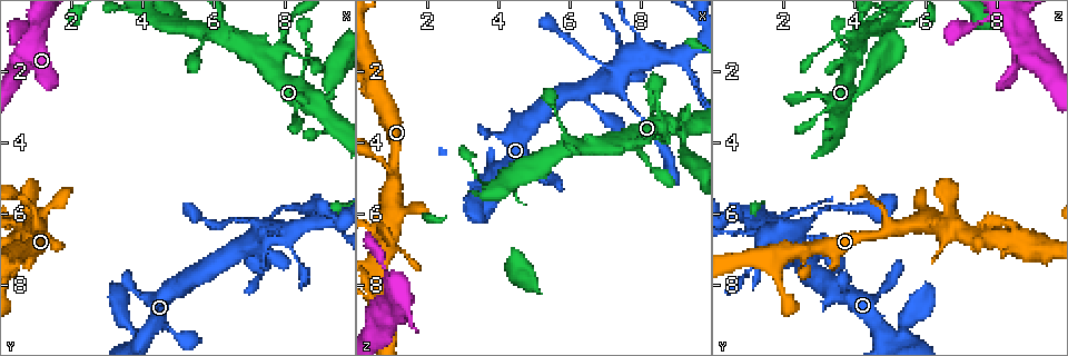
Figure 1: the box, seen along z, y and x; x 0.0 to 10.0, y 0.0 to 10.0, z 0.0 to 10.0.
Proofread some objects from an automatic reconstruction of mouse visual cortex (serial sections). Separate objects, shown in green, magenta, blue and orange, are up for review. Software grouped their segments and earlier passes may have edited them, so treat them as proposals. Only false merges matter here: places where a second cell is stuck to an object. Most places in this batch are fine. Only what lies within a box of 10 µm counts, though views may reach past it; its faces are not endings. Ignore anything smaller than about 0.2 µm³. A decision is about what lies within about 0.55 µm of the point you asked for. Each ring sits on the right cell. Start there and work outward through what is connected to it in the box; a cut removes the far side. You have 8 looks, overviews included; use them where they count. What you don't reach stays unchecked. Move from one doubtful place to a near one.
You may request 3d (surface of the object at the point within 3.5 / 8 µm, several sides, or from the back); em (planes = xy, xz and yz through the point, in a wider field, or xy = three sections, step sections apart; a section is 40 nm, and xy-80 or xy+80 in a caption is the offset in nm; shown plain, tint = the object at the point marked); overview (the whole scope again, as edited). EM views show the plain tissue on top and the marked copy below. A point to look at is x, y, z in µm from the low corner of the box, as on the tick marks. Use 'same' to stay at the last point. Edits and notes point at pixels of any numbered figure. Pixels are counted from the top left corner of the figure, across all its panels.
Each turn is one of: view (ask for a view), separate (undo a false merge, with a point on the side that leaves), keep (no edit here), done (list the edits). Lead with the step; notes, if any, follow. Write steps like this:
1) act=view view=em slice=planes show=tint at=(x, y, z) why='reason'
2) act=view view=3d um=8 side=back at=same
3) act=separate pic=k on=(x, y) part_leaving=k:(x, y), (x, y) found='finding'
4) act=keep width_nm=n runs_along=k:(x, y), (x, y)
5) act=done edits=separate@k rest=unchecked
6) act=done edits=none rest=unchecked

act=view view=3d um=3.5 side=back at=(1.05, 0.70, 8.35) why='four or more arms meet'

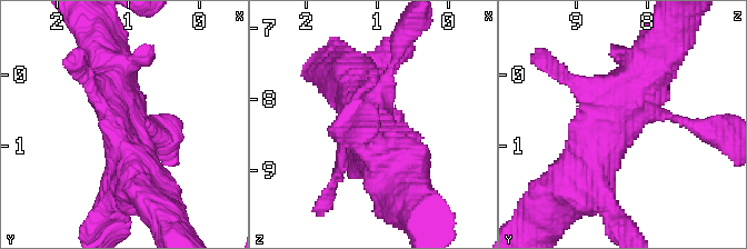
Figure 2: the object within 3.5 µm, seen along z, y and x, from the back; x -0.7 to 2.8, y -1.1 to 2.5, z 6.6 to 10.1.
act=view view=em slice=xy step=1 show=tint at=(1.00, 0.70, 8.40)

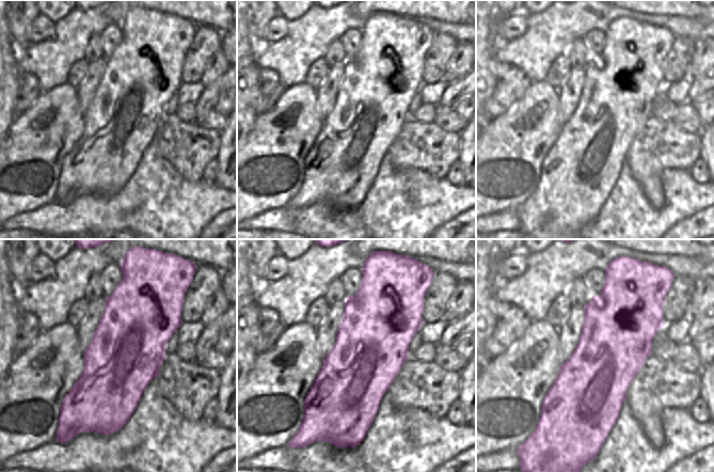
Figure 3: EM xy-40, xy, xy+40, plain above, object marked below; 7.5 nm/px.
act=view view=em slice=xy step=5 show=tint at=same

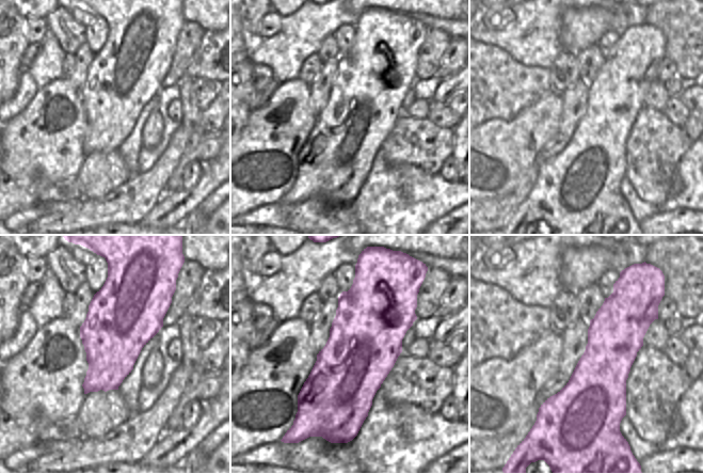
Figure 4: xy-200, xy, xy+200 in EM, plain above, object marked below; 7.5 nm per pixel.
act=keep runs_along=2:(595, 189), (631, 110), (677, 120) found='continuous, no second cell'

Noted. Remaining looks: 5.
act=view view=em slice=xy step=3 show=tint at=(9.15, 2.75, 4.05) why='side arm on a straight run'

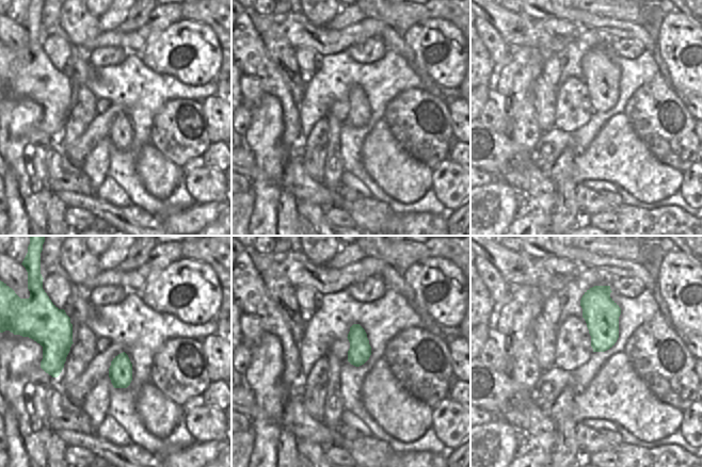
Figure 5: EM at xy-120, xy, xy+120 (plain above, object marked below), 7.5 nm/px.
act=view view=3d um=3.5 at=same

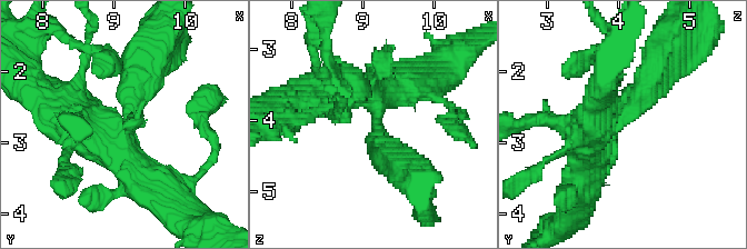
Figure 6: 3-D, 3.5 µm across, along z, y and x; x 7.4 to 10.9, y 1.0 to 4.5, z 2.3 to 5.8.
act=keep runs_along=6:(328, 93), (372, 99), (397, 159) found='continuous, no second cell'

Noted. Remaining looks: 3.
act=view view=3d um=3.5 at=(9.05, 6.15, 1.60) why='small branch off a trunk'

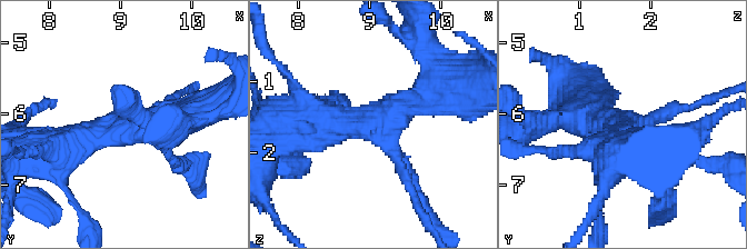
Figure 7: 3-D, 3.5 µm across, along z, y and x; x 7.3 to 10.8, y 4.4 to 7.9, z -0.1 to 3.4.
act=view view=em slice=xy step=5 show=tint at=(9.05, 6.20, 1.50) arms=4 arm_widths_nm=150,200,400,500 why='shape alone is not enough'

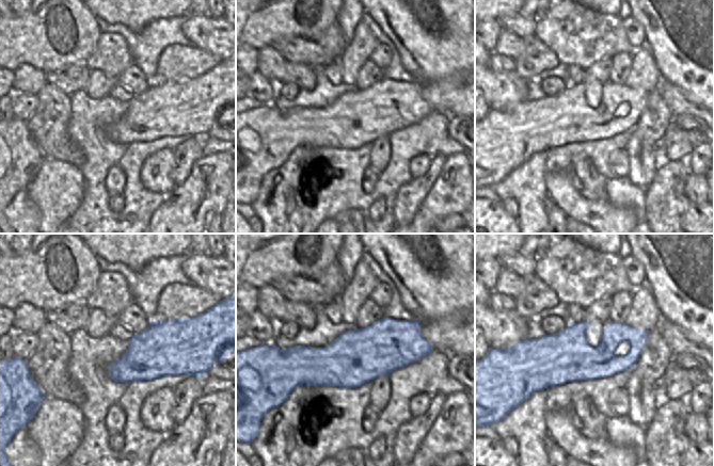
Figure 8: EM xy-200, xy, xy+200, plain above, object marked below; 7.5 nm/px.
act=keep runs_along=7:(311, 117), (362, 126), (435, 77) found='continuous, no second cell'

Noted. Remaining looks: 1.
act=done edits=none rest=unchecked

